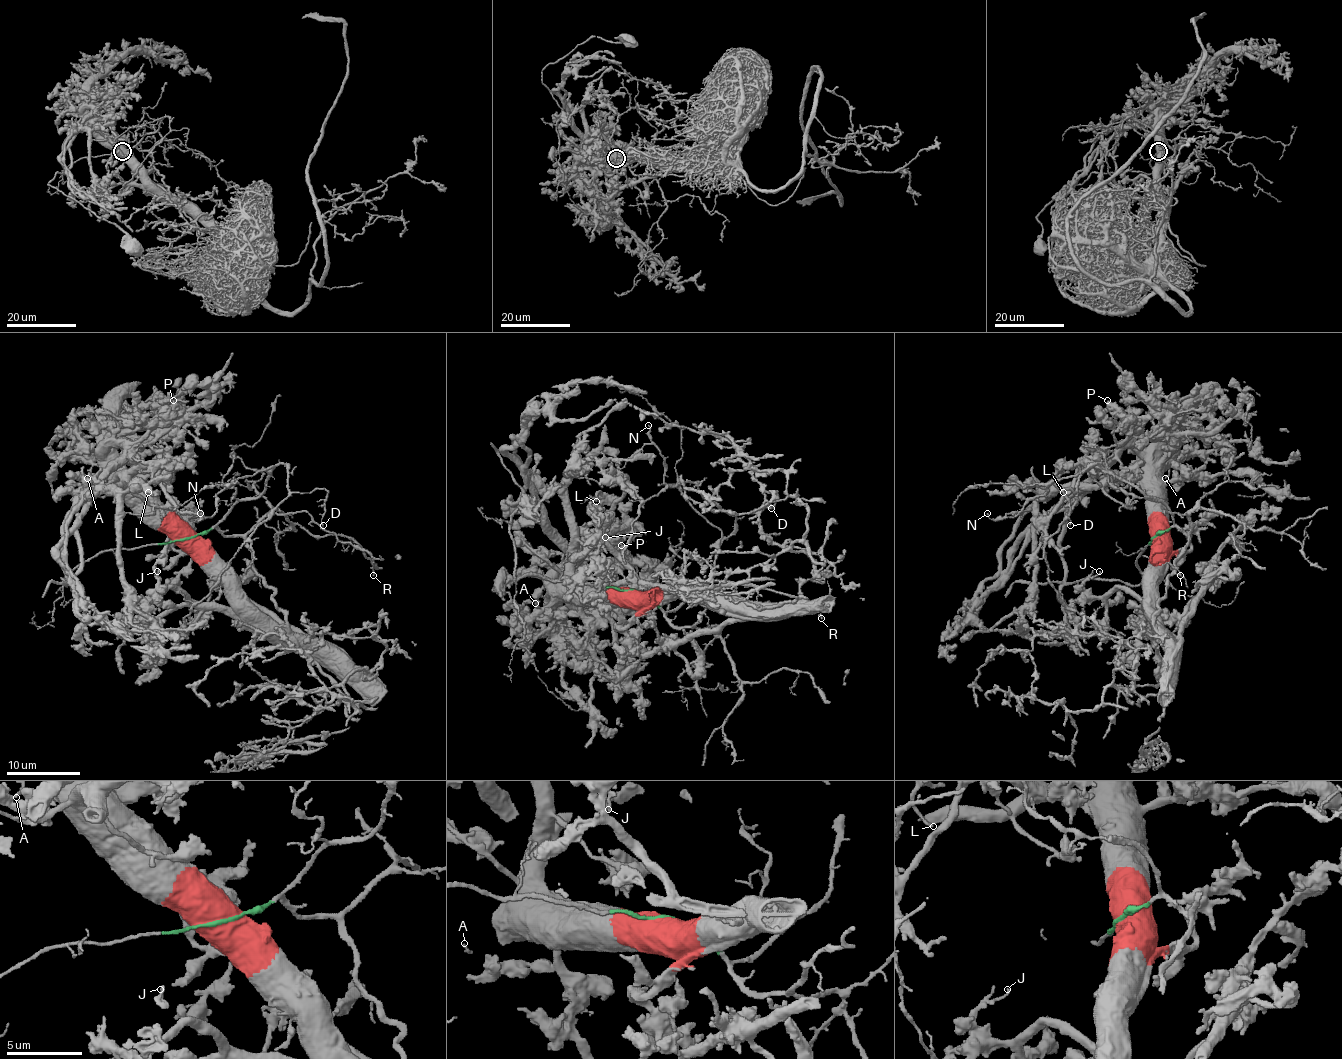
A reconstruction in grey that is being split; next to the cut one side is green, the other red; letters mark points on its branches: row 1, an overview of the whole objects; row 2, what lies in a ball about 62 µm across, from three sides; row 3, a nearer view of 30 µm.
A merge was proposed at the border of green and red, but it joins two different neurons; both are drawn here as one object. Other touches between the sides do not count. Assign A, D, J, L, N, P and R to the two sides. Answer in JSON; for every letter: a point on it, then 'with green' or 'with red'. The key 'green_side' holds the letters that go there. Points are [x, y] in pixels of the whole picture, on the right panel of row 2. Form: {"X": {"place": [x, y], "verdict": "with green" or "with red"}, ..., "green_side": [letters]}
{"A": {"place": [1165, 478], "verdict": "with red"}, "D": {"place": [1070, 525], "verdict": "with green"}, "J": {"place": [1099, 571], "verdict": "with red"}, "L": {"place": [1063, 492], "verdict": "with red"}, "N": {"place": [987, 513], "verdict": "with green"}, "P": {"place": [1107, 400], "verdict": "with red"}, "R": {"place": [1180, 575], "verdict": "with green"}, "green_side": ["D", "N", "R"]}

